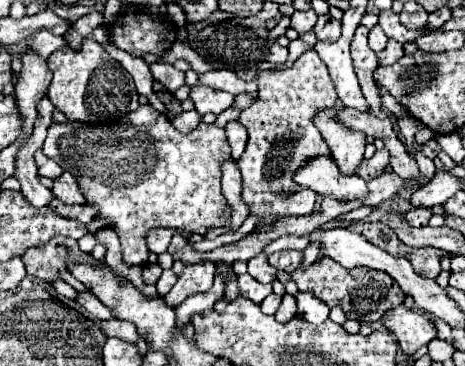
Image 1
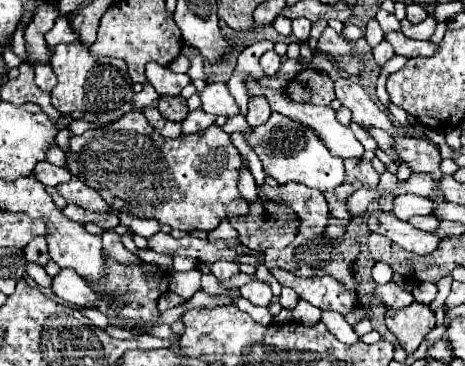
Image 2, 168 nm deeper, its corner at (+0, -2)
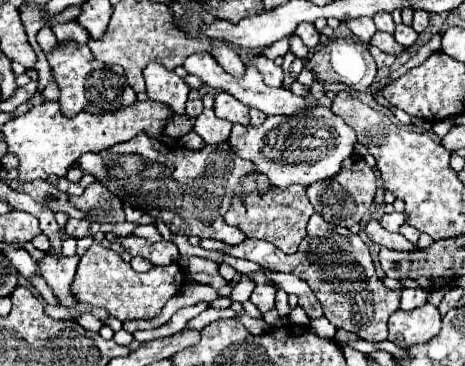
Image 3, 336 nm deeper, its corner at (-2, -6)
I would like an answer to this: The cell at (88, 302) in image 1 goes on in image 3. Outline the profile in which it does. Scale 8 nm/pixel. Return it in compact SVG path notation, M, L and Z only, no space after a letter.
M46 254L42 260L38 260L38 272L48 282L48 286L56 292L56 298L62 306L74 306L76 298L72 296L72 280L76 274L80 258L54 258L54 254Z

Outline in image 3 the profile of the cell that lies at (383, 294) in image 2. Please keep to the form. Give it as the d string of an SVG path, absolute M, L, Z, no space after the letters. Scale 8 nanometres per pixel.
M404 288L400 298L402 310L414 310L418 306L424 306L428 302L428 292L422 288Z

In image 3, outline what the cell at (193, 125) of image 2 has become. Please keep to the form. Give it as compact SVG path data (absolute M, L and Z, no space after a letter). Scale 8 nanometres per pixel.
M204 110L204 112L196 118L196 124L194 124L194 132L196 132L198 136L202 136L202 140L204 140L206 144L226 142L228 136L230 136L230 128L232 128L232 124L226 122L226 120L216 118L214 110Z

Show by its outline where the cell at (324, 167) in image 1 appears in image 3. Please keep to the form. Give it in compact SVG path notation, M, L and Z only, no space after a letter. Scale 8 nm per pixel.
M314 104L310 110L300 110L294 112L292 116L268 116L260 126L240 126L234 124L230 138L228 138L230 148L240 154L240 158L254 162L254 168L268 176L272 186L278 188L288 188L292 184L302 184L302 186L310 186L318 180L324 178L332 178L334 174L338 174L340 164L344 158L348 158L354 152L354 144L356 144L356 134L354 130L342 120L338 118L330 108Z

